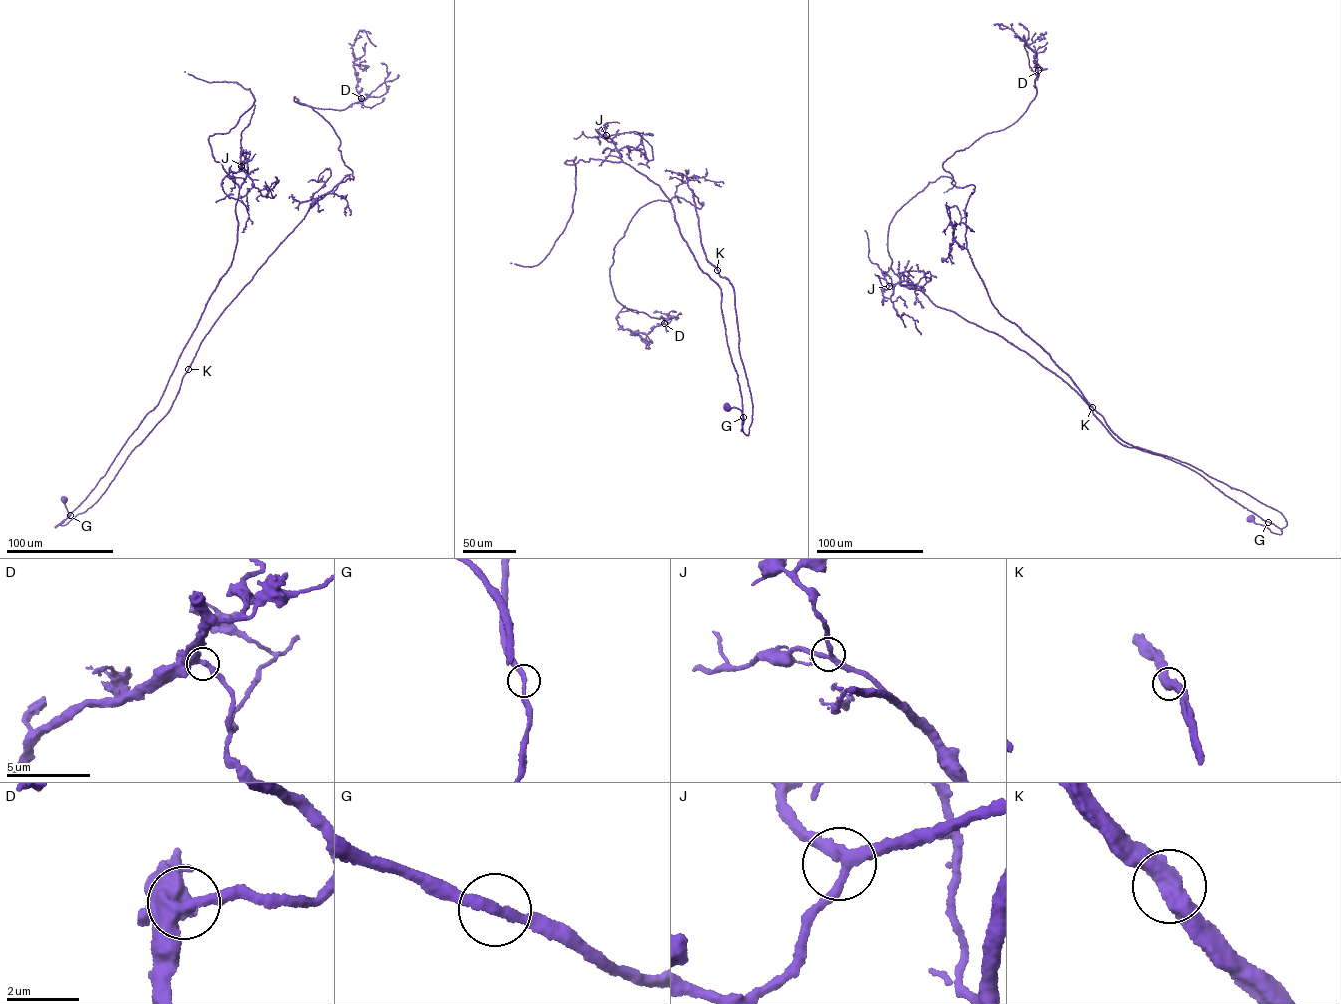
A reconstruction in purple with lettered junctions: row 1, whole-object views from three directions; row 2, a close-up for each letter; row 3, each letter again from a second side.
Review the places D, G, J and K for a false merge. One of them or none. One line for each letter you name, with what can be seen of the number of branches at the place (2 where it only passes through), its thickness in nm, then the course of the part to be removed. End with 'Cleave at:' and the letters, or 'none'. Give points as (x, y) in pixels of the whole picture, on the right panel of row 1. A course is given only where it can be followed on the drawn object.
Cleave at: none

